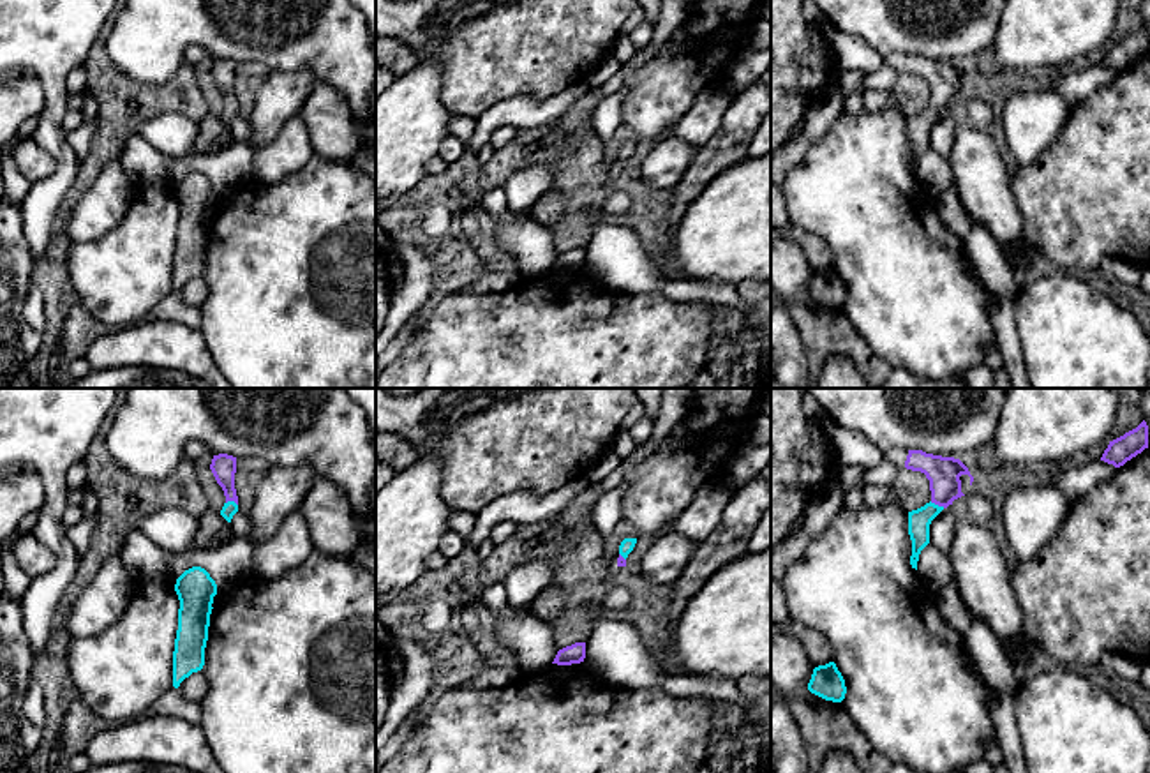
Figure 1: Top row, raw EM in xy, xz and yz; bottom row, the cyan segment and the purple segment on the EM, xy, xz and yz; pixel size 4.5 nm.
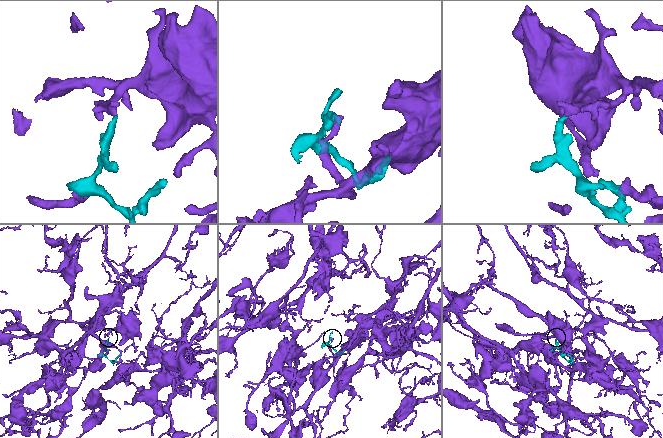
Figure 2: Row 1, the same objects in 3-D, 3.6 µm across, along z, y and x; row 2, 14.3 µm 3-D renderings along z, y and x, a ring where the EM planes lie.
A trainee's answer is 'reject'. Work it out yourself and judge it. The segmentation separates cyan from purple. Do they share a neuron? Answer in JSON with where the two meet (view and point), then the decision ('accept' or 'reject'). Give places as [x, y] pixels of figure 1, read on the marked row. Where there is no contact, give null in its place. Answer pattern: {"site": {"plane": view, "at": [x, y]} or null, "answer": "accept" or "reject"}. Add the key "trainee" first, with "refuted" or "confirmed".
{"trainee": "refuted", "site": {"plane": "yz", "at": [937, 505]}, "answer": "accept"}

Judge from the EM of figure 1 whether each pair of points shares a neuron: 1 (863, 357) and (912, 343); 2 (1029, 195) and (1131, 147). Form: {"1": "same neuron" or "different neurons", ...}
{"1": "different neurons", "2": "same neuron"}

